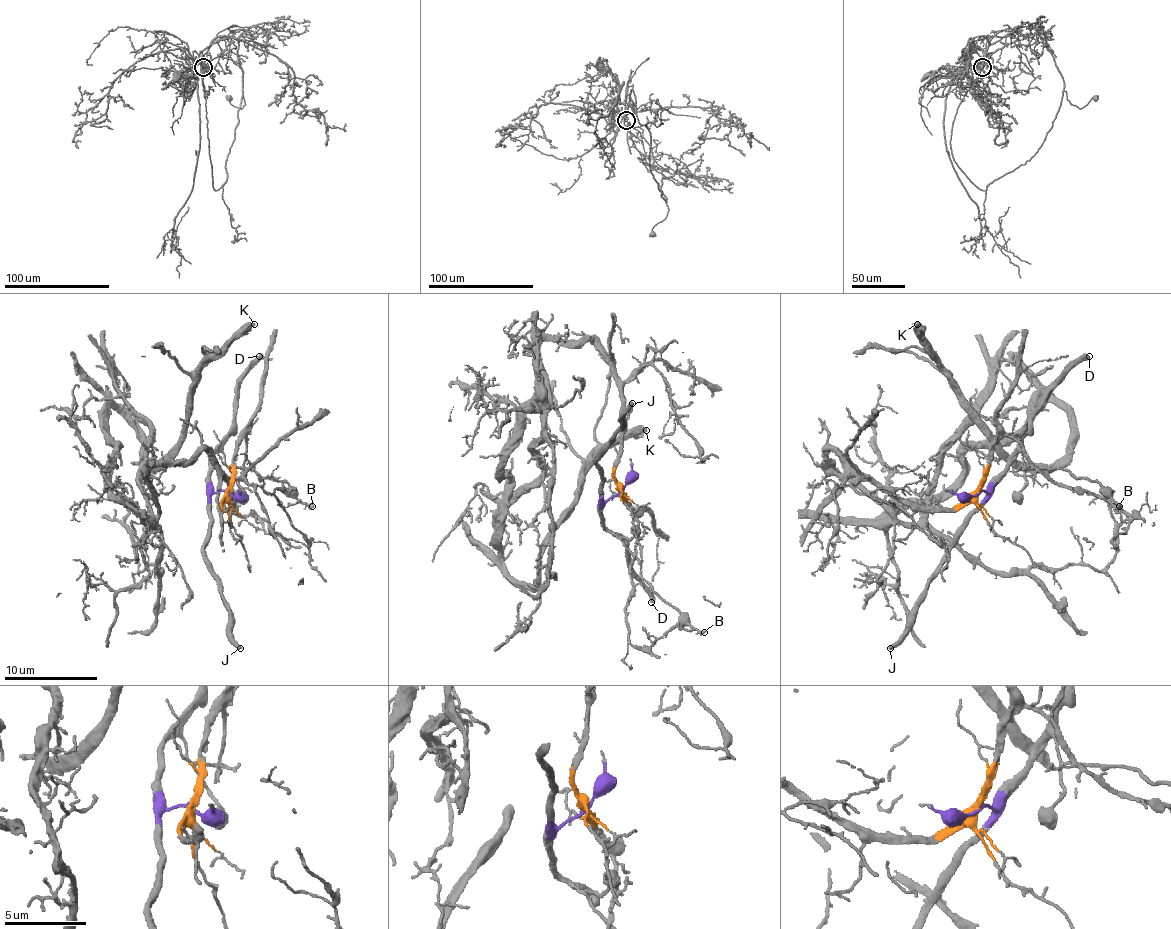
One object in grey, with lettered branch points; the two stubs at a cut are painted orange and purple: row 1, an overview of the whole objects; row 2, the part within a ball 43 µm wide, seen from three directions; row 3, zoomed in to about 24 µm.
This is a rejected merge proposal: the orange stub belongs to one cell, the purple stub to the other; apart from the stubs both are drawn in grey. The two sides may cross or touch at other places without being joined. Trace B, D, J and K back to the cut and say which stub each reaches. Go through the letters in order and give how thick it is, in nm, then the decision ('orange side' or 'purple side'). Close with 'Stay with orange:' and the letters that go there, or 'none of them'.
B: calibre 300 nm; purple side
D: calibre 440 nm; purple side
J: calibre 360 nm; purple side
K: calibre 550 nm; orange side
Stay with orange: K

